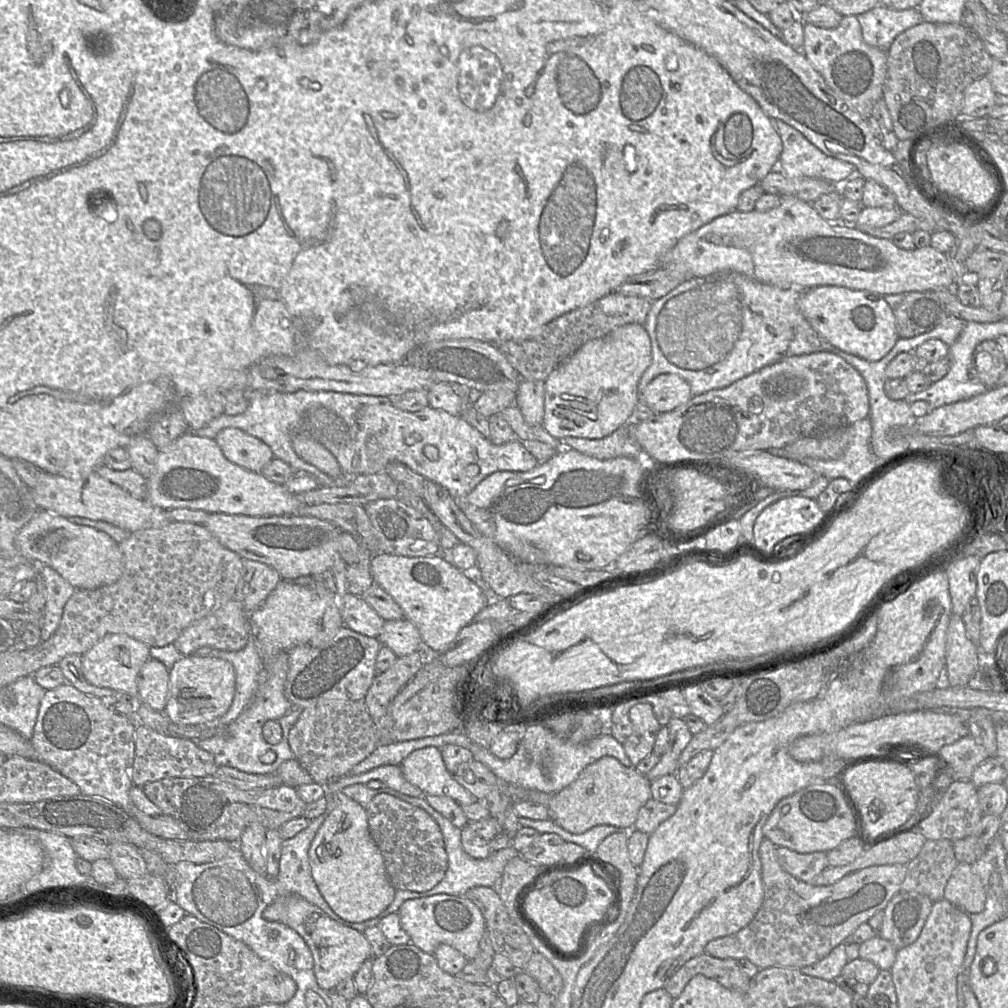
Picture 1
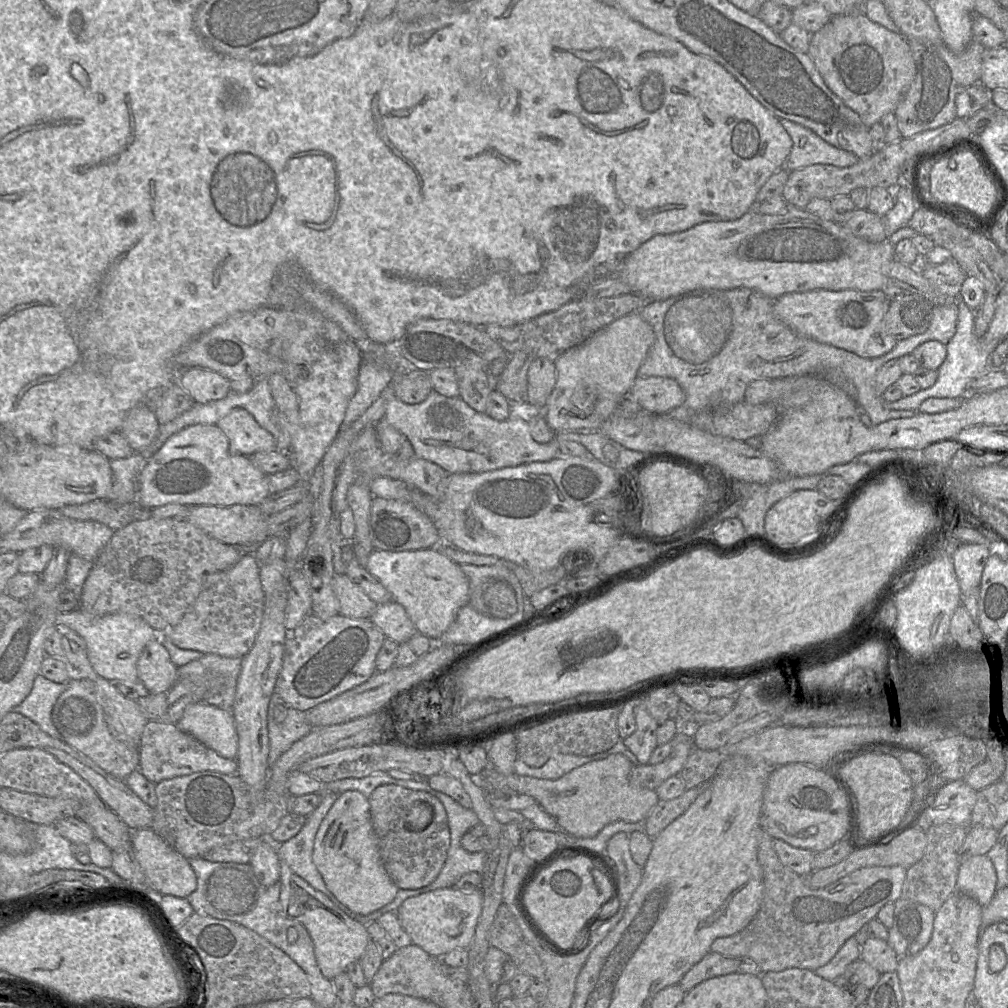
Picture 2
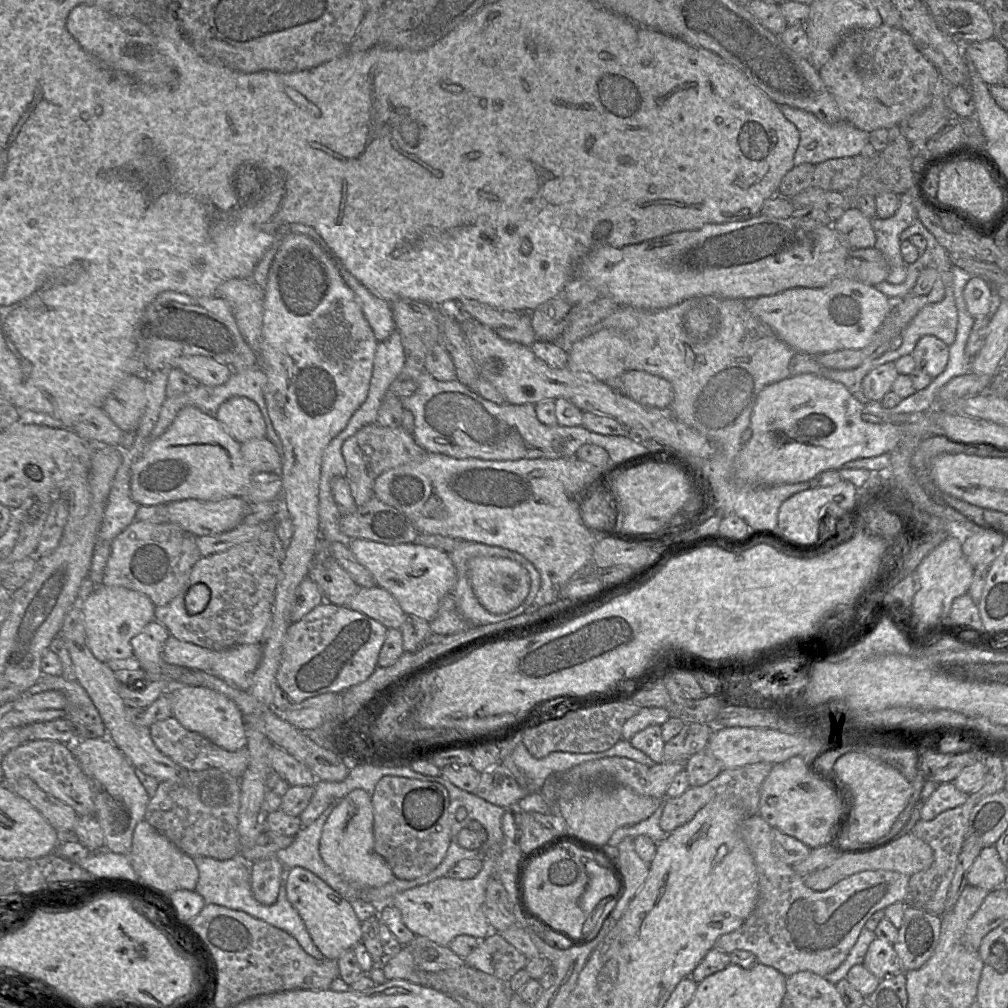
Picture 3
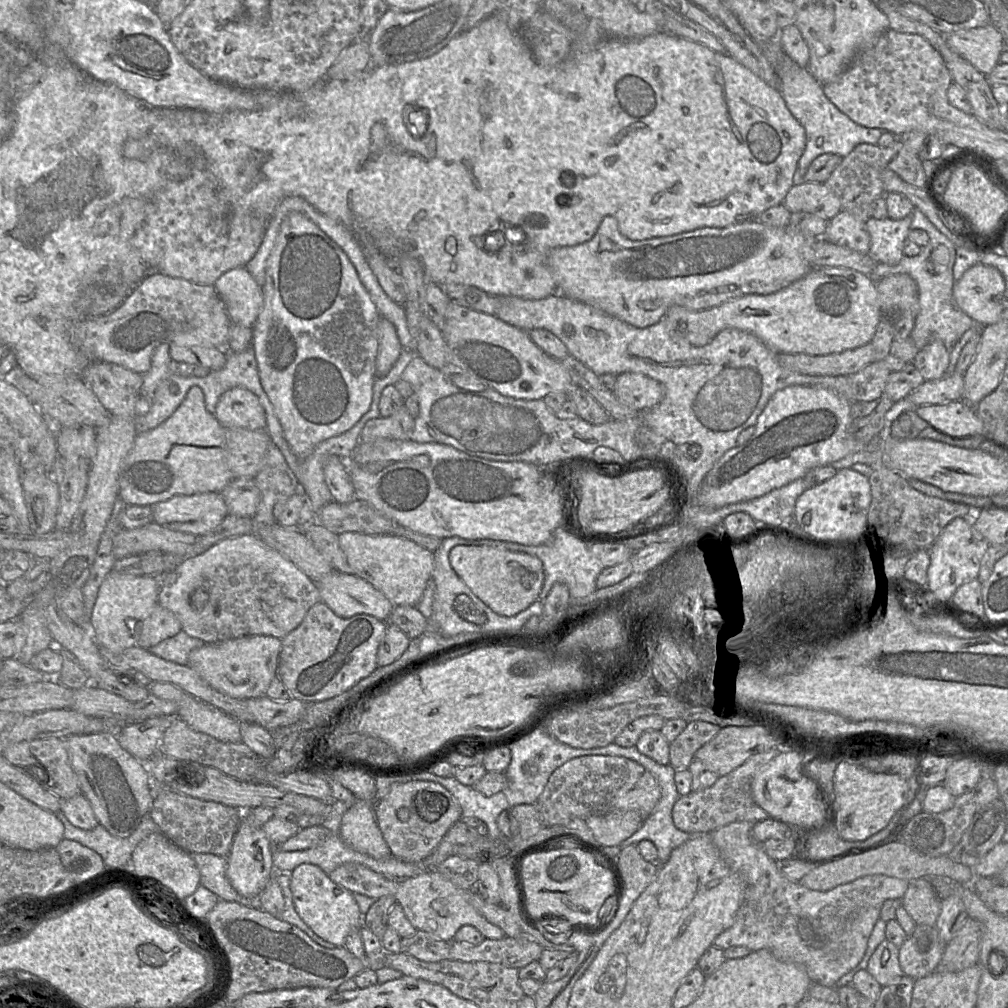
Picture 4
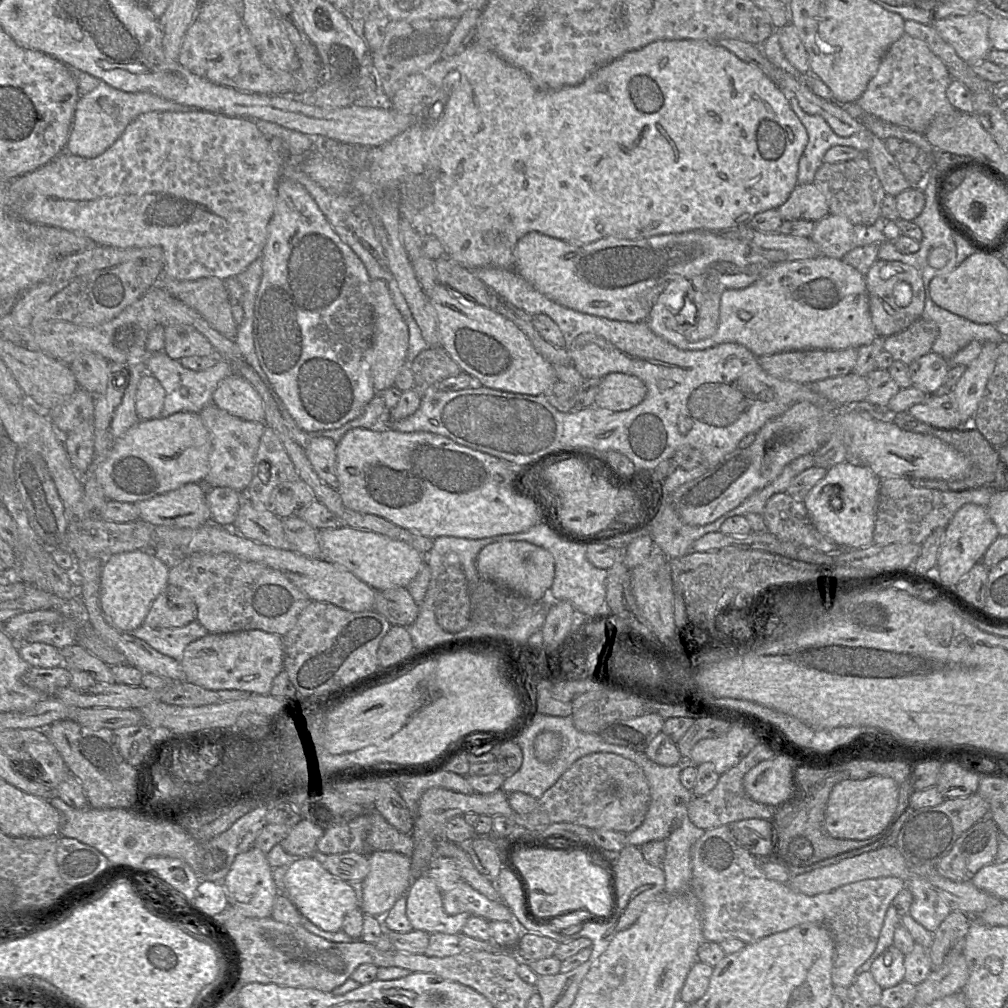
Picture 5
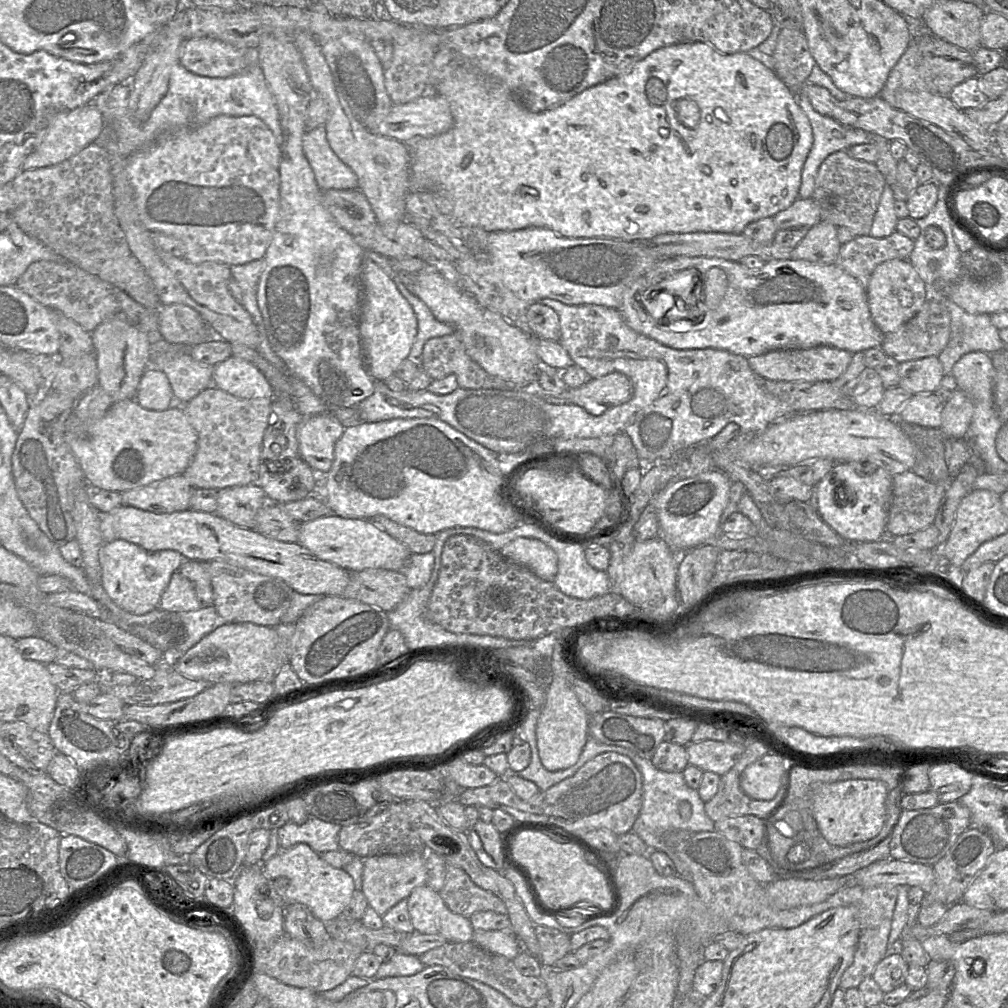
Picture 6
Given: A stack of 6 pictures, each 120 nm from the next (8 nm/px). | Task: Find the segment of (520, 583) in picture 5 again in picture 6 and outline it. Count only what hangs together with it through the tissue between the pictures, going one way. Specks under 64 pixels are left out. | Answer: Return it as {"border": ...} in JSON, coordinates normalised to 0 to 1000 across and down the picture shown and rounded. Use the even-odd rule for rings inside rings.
{"border":[[[516,533],[498,543],[496,549],[504,556],[524,563],[538,575],[550,577],[554,566],[554,553],[540,538]]]}

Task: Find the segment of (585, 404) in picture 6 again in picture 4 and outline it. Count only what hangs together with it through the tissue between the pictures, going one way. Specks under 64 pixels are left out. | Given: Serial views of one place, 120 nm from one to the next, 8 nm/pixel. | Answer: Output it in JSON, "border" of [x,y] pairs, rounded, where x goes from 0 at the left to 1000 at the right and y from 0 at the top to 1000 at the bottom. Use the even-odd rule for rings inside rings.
{"border":[[[636,370],[612,372],[608,390],[613,398],[630,408],[651,403],[658,394],[656,381]]]}

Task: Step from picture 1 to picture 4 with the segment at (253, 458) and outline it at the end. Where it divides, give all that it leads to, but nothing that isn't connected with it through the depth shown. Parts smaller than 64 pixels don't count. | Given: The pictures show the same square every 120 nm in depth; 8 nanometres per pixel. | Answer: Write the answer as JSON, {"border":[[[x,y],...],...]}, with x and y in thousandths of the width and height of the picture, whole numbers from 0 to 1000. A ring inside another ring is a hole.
{"border":[[[231,384],[217,395],[213,413],[224,426],[258,427],[264,424],[264,412],[257,395],[242,384]]]}

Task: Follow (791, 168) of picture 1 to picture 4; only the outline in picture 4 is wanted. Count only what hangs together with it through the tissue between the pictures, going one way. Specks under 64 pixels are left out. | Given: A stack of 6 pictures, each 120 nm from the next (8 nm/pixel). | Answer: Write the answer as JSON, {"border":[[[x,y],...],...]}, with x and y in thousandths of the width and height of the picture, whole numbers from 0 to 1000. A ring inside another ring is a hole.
{"border":[[[779,52],[775,56],[775,62],[770,64],[769,71],[773,76],[773,92],[781,108],[799,130],[799,147],[787,174],[788,183],[798,181],[797,175],[810,156],[822,152],[838,156],[852,143],[870,144],[873,135],[879,131],[873,127],[860,127],[846,121],[822,100],[815,84],[802,68],[794,66]]]}

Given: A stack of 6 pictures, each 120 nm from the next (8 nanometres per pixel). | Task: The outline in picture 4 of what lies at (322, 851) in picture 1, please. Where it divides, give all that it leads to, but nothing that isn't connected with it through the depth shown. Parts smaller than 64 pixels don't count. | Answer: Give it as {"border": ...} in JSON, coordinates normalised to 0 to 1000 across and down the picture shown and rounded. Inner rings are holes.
{"border":[[[353,794],[341,807],[335,827],[349,842],[371,852],[390,850],[374,818],[370,799]]]}

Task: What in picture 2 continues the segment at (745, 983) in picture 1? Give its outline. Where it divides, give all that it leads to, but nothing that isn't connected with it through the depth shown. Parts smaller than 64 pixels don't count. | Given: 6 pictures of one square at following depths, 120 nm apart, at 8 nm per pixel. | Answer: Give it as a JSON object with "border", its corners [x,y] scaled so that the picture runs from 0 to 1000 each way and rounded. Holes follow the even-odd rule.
{"border":[[[703,944],[678,968],[674,977],[680,984],[683,984],[701,971],[732,963],[732,950]]]}

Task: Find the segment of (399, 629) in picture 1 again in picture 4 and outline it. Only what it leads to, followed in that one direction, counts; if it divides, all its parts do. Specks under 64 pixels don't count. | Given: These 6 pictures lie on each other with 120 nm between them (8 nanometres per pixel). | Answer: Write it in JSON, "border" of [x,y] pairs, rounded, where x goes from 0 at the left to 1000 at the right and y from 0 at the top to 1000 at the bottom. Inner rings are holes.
{"border":[[[330,565],[313,579],[318,597],[338,613],[362,609],[385,616],[391,603],[380,588],[352,569]]]}

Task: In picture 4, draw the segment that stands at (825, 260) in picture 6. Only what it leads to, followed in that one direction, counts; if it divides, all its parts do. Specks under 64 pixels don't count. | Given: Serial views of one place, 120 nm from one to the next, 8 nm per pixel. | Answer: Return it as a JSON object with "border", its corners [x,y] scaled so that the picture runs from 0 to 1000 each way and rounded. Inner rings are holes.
{"border":[[[836,208],[820,219],[818,231],[814,236],[854,252],[861,252],[863,246],[863,234],[858,219]]]}

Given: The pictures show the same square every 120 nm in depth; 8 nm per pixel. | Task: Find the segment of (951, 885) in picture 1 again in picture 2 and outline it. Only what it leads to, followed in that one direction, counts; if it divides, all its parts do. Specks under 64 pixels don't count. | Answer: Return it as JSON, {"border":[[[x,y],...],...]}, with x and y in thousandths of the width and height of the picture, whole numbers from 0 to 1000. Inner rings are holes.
{"border":[[[969,848],[953,855],[949,868],[949,885],[978,899],[989,885],[989,868],[979,848]]]}

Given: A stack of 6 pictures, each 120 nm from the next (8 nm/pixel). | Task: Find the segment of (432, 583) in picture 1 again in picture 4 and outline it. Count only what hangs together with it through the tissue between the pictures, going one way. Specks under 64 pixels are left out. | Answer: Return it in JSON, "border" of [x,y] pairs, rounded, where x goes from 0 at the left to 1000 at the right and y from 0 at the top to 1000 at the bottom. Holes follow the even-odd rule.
{"border":[[[341,528],[335,531],[349,569],[367,578],[391,601],[412,601],[419,593],[431,563],[430,548],[392,531],[365,531]]]}

